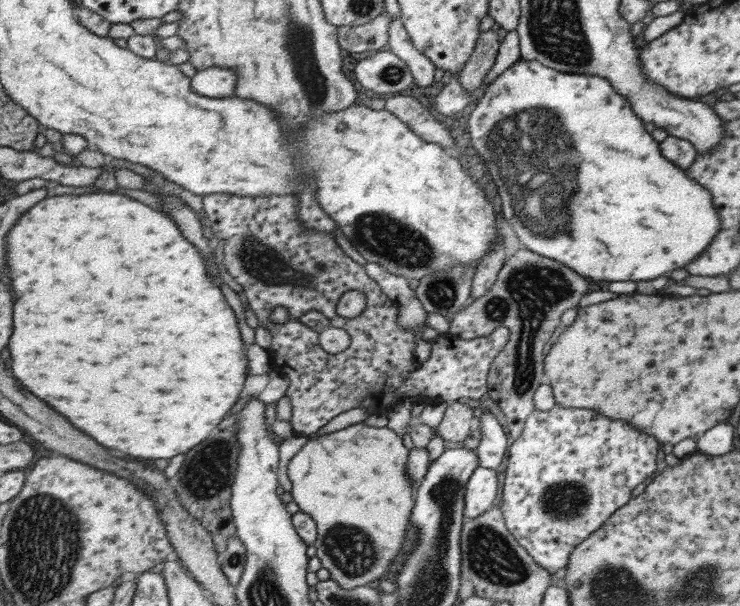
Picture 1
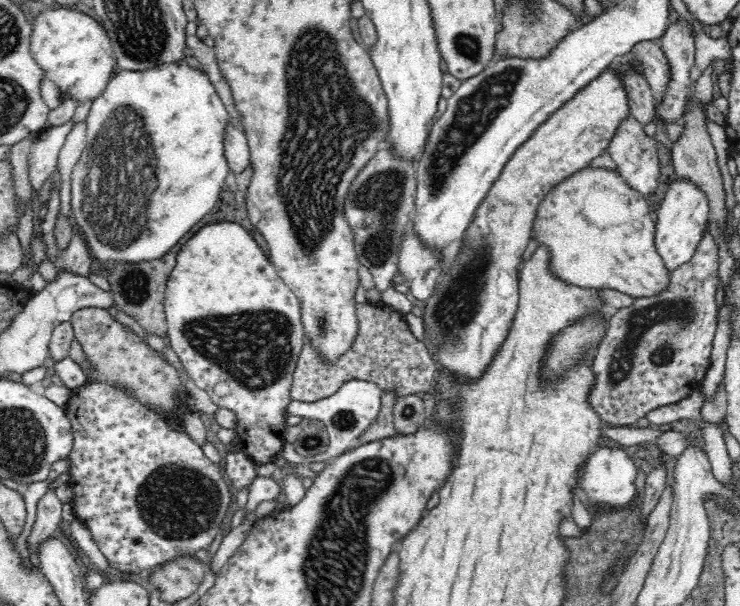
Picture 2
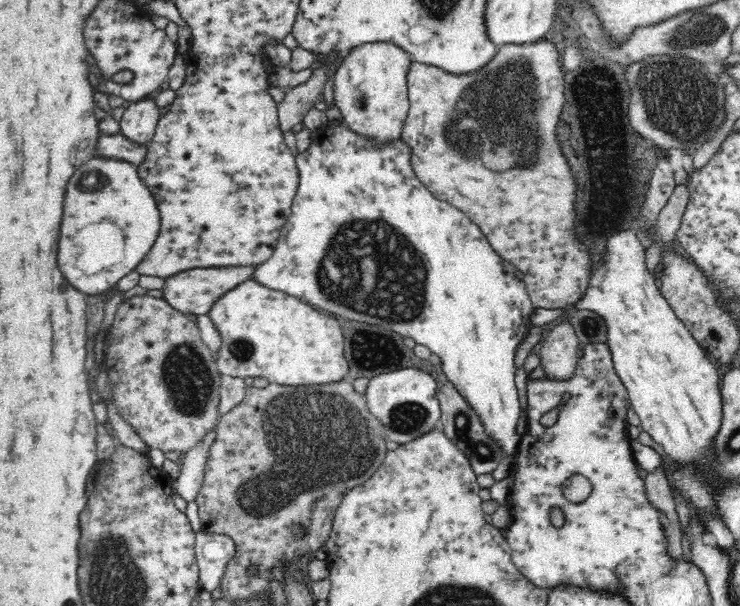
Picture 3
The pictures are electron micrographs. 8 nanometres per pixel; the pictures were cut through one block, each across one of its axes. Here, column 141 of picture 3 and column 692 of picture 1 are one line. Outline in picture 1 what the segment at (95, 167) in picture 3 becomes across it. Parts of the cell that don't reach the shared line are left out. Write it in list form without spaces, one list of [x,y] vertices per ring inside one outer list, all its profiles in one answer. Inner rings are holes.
[[[521,58],[492,81],[485,91],[468,120],[470,139],[473,148],[483,157],[494,184],[497,184],[498,194],[503,198],[504,218],[517,234],[521,247],[537,252],[541,256],[558,260],[591,281],[627,282],[631,280],[636,283],[641,280],[653,280],[653,278],[659,278],[659,275],[668,275],[671,270],[679,270],[687,266],[691,260],[695,260],[695,256],[699,256],[699,252],[707,248],[707,244],[719,232],[721,220],[717,216],[717,210],[713,208],[711,193],[699,183],[695,183],[685,169],[679,168],[662,156],[661,144],[645,132],[644,122],[631,109],[627,96],[622,96],[607,77],[561,72],[541,64],[539,60]]]

